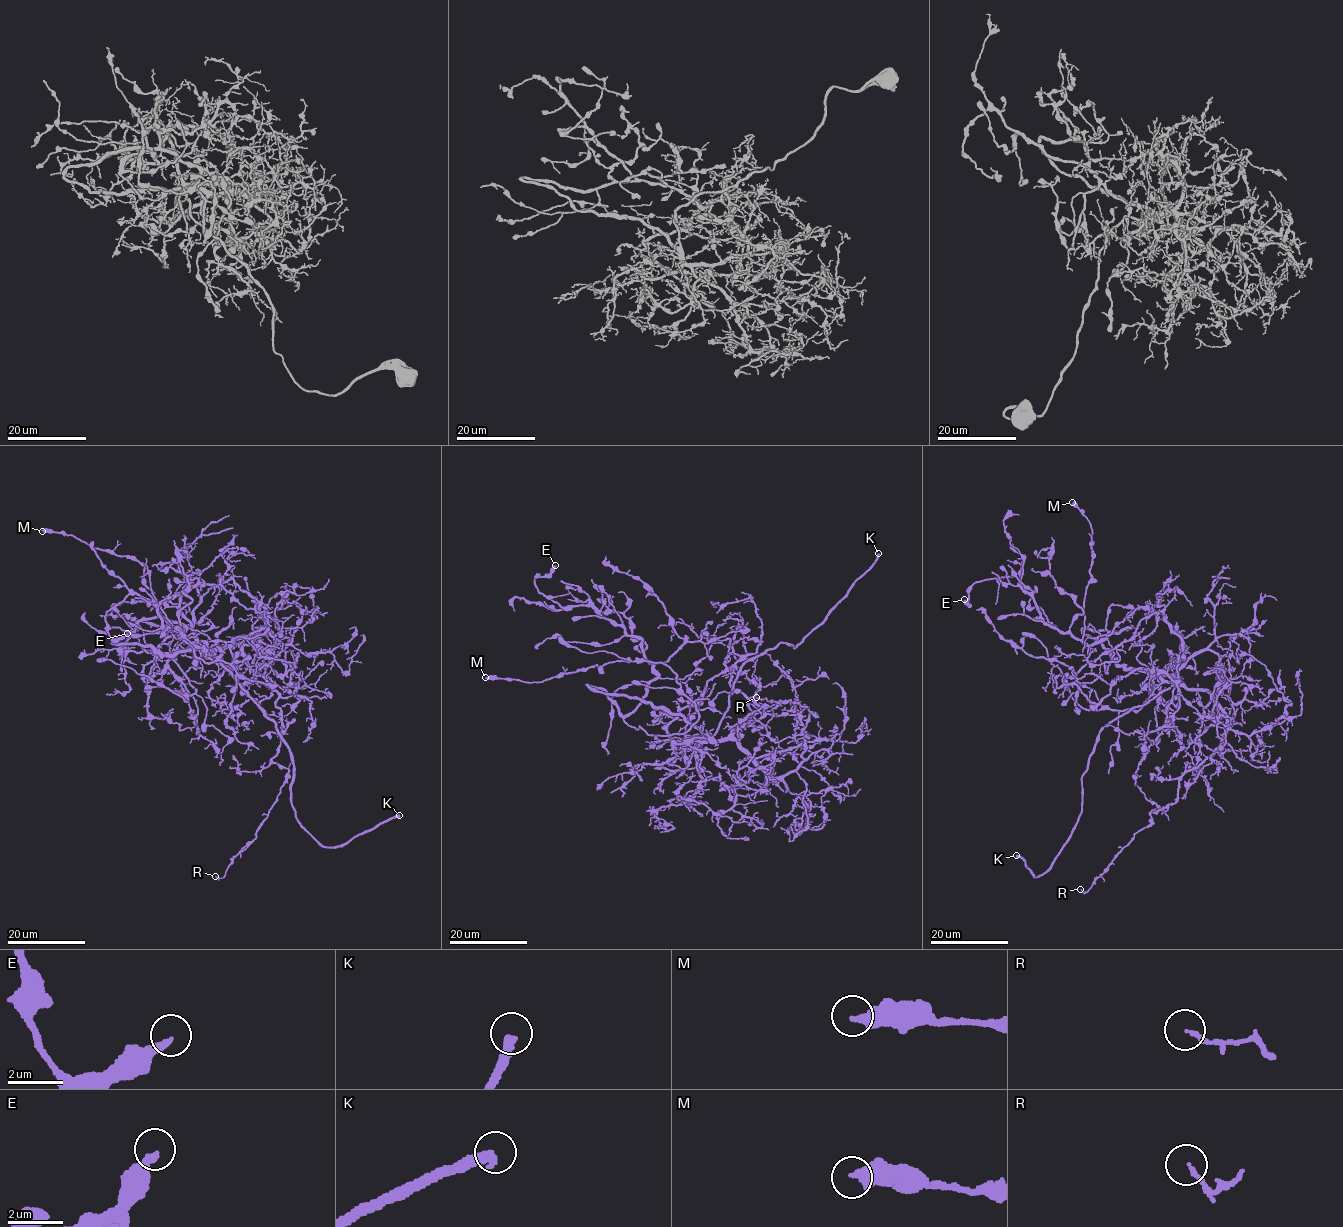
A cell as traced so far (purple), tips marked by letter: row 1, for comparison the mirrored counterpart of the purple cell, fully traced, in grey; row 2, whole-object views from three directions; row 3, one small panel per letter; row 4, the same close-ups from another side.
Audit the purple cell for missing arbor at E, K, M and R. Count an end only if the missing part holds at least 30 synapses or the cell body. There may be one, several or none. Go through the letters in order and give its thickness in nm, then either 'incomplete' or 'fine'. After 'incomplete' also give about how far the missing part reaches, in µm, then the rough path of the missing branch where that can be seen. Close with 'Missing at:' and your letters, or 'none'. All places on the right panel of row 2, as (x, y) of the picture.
E: 240 nm | fine
K: 320 nm | incomplete | 20 µm | (1016, 855), (1004, 856), (981, 844), (984, 846), (980, 857), (986, 854)
M: 440 nm | fine
R: 140 nm | fine
Missing at: K

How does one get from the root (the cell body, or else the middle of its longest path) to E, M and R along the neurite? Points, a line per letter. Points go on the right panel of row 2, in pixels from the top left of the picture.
E: (1170, 674), (1137, 659), (1142, 640), (1132, 626), (1090, 644), (1049, 626), (1018, 573), (974, 583), (964, 599)
M: (1170, 674), (1137, 659), (1142, 640), (1132, 626), (1092, 644), (1082, 640), (1092, 532), (1072, 502)
R: (1170, 674), (1212, 696), (1228, 728), (1178, 781), (1177, 800), (1150, 812), (1150, 824), (1080, 889)

